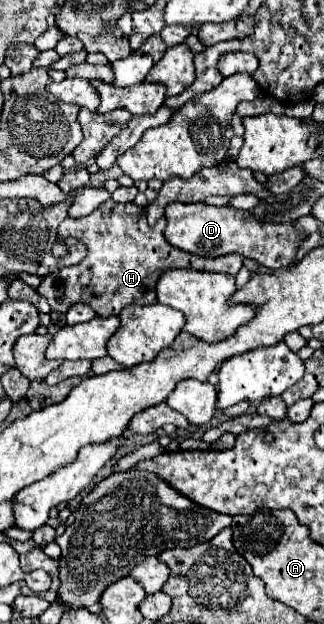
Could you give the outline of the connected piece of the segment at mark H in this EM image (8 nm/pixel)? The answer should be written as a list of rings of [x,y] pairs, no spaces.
[[[106,201],[86,217],[64,219],[60,227],[70,237],[82,241],[88,251],[86,257],[80,261],[80,265],[62,267],[60,271],[46,275],[42,279],[42,285],[37,288],[38,293],[50,301],[50,305],[58,299],[56,295],[62,289],[64,313],[70,309],[70,305],[76,303],[90,303],[100,317],[120,315],[120,311],[132,303],[152,305],[156,301],[154,285],[166,269],[180,267],[180,269],[196,269],[208,273],[226,273],[234,277],[242,267],[242,257],[238,257],[236,253],[218,257],[214,261],[206,261],[204,257],[194,257],[192,253],[182,253],[180,249],[172,249],[172,245],[166,245],[164,239],[166,219],[162,217],[154,227],[148,227],[146,209],[134,203]]]

